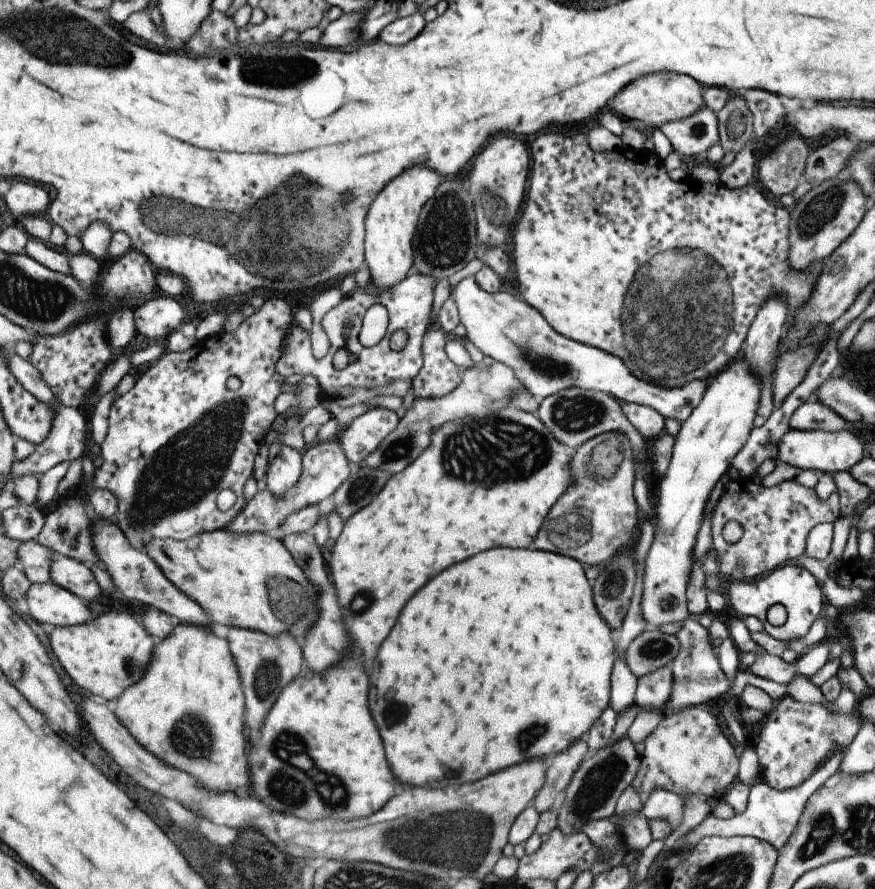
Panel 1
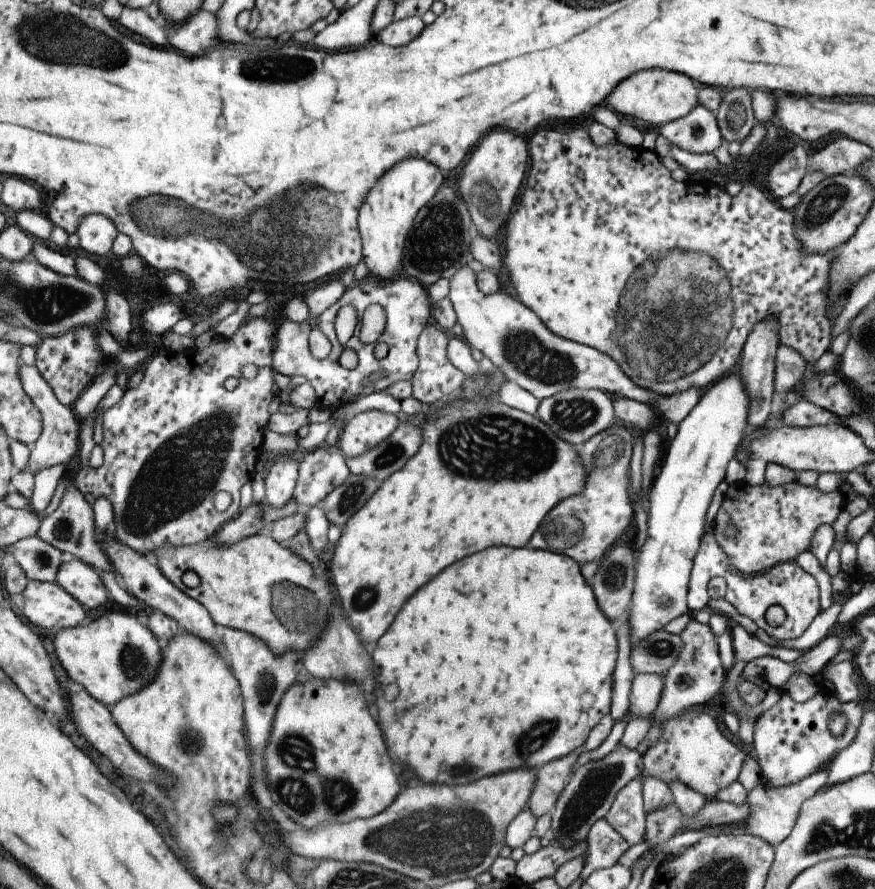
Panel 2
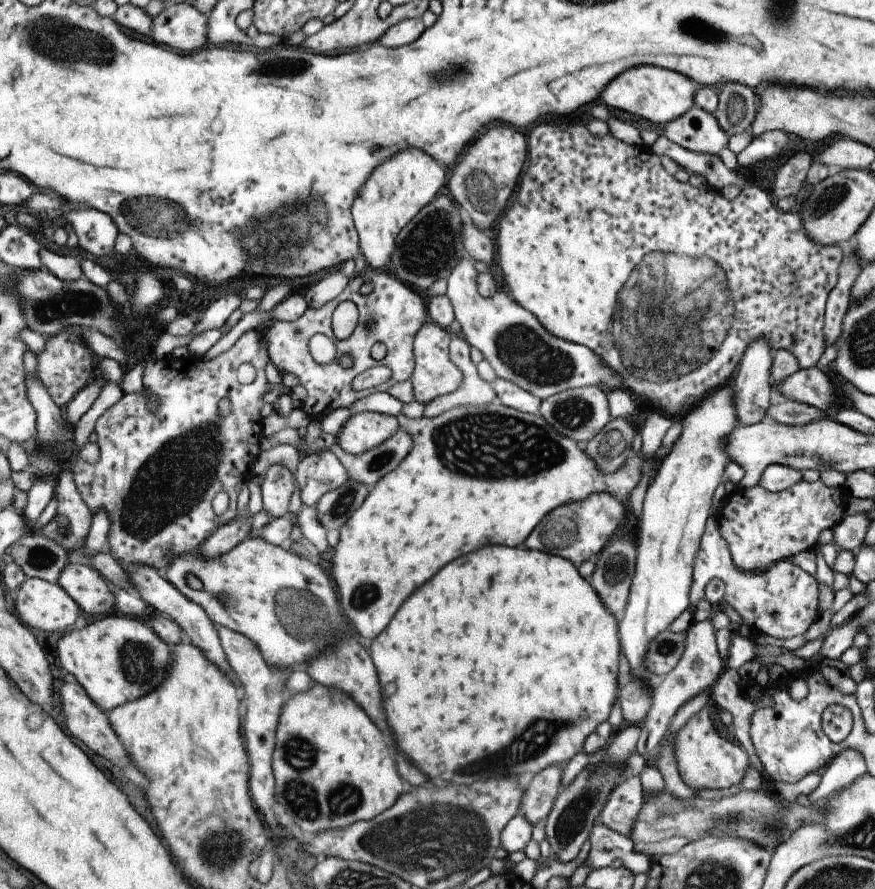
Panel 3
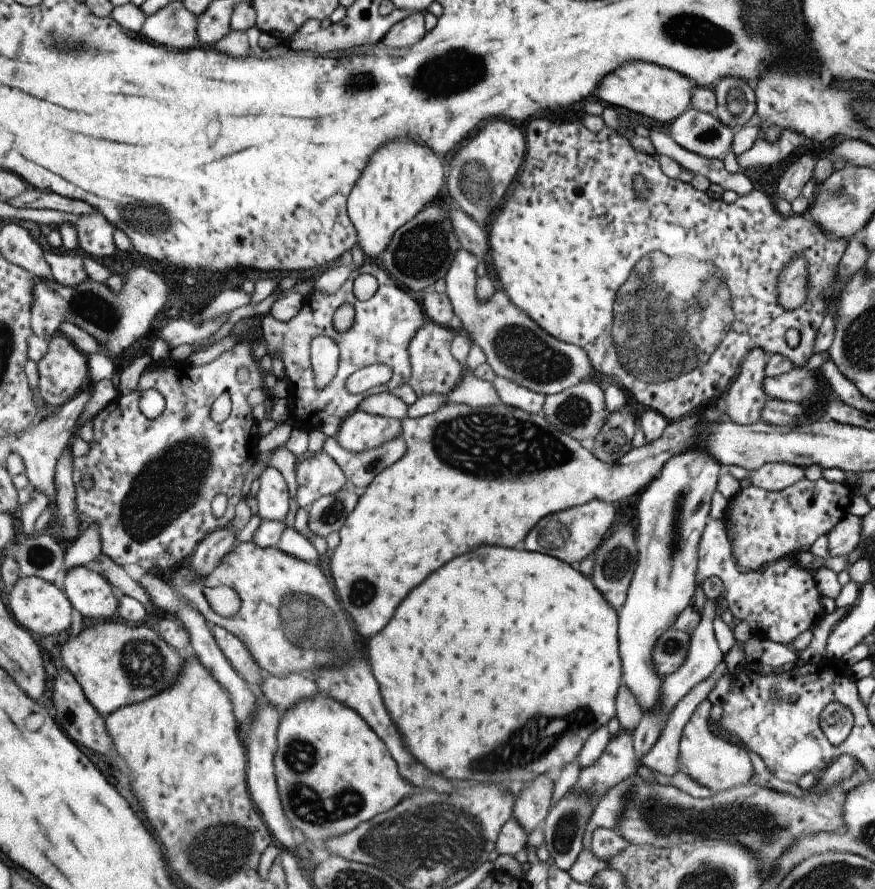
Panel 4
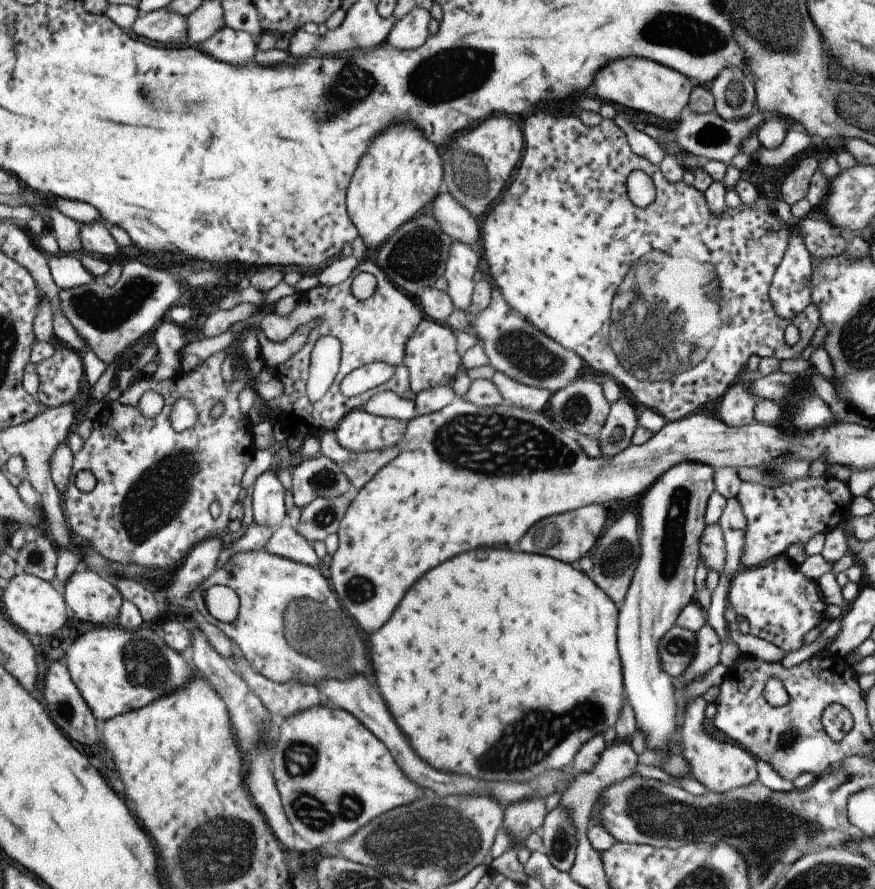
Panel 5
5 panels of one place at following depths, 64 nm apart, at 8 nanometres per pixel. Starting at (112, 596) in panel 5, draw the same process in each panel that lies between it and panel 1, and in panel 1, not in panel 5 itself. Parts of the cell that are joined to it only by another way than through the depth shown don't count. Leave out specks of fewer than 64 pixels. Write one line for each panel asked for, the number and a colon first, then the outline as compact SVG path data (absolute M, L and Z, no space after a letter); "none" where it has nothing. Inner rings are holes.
1: M57 556L57 560L53 560L51 564L51 578L53 584L77 594L89 604L97 600L99 594L103 594L103 588L97 582L93 568L87 568L83 562L77 562L73 558Z
2: M65 558L57 574L57 584L61 584L79 602L83 602L87 610L99 608L107 600L113 600L99 570L77 558Z
3: M71 560L63 570L59 584L77 600L85 614L107 614L117 606L111 582L93 566L81 560Z
4: M77 566L75 570L67 572L61 586L69 594L75 612L79 612L83 618L119 618L119 592L105 574L89 570L87 566Z

